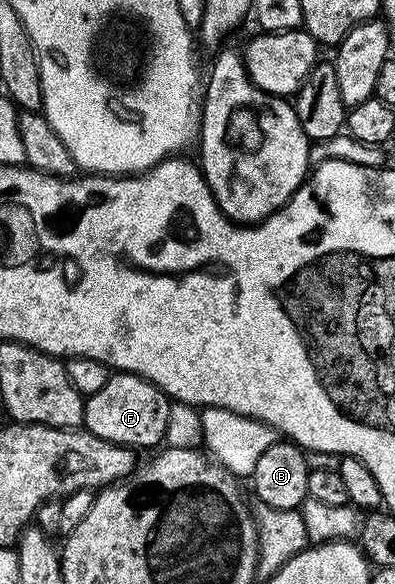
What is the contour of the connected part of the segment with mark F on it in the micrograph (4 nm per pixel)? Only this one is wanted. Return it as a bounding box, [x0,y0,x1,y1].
[83,372,172,450]

